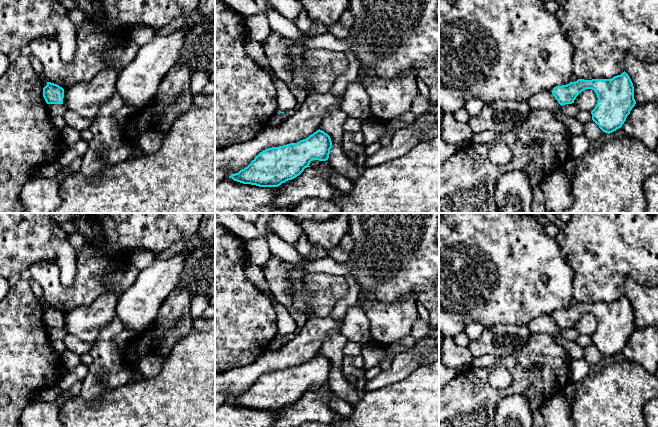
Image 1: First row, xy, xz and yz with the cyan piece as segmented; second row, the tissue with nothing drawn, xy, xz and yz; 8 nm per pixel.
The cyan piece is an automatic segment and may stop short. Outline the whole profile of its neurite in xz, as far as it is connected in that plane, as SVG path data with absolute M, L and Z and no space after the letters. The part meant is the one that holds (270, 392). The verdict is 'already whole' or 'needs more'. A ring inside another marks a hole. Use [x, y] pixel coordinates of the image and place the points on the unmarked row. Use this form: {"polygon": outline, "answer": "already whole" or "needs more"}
{"polygon": "M319 353L297 367L263 374L247 391L229 401L243 408L278 411L299 400L311 385L328 384L331 372L330 360Z", "answer": "already whole"}

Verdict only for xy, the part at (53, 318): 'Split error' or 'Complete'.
Complete

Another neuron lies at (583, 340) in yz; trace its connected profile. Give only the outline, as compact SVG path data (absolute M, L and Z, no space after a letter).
M579 334L575 342L584 349L588 345L592 344L592 338L586 334Z

